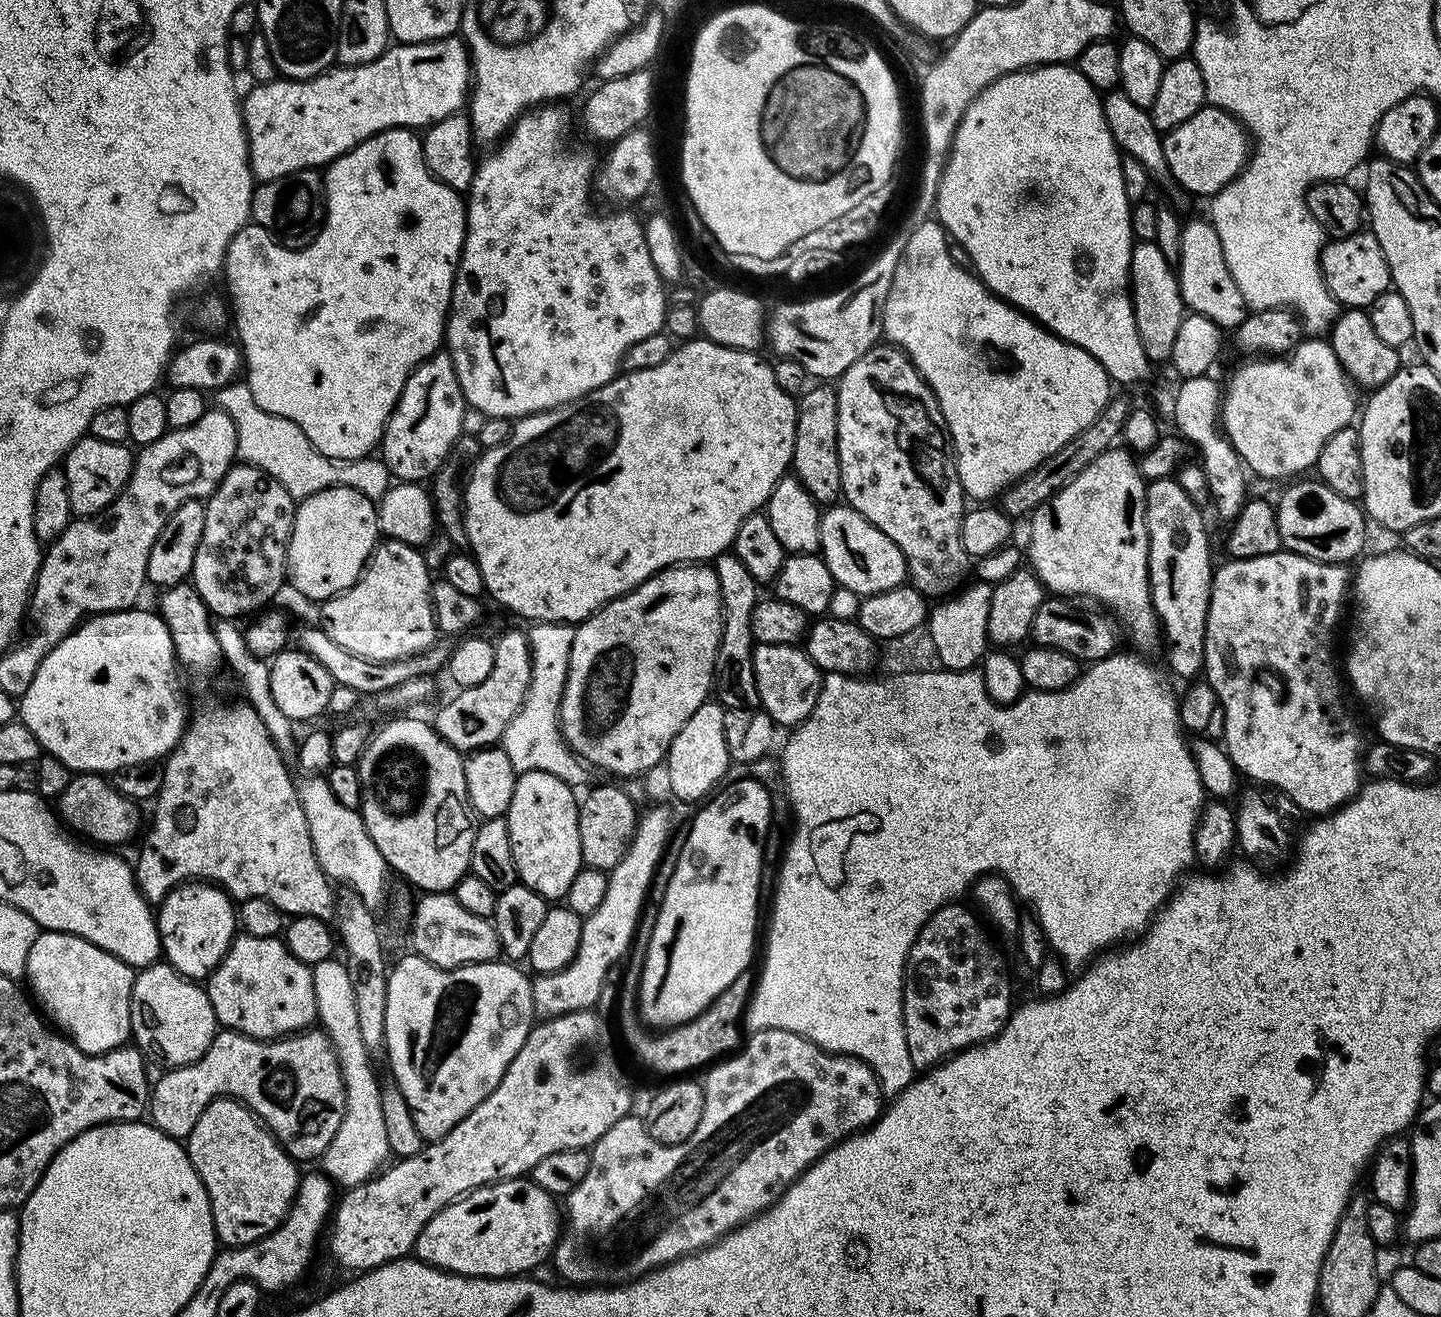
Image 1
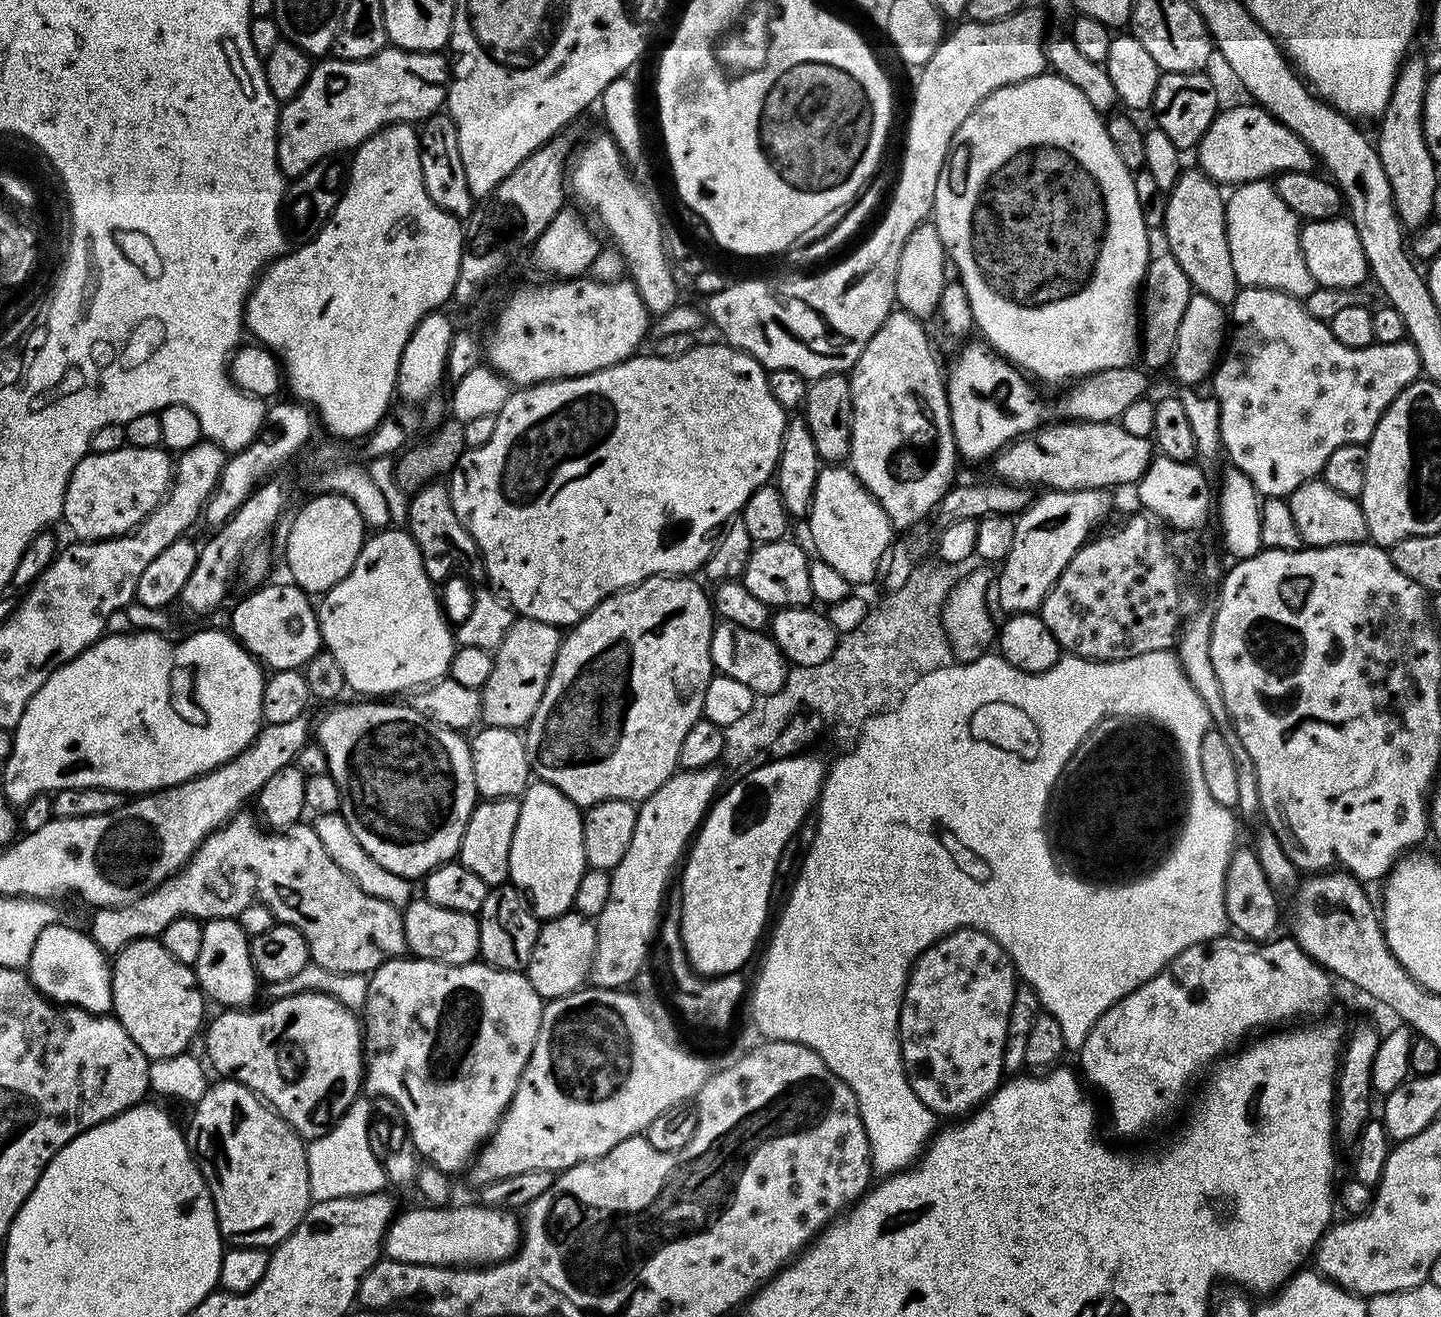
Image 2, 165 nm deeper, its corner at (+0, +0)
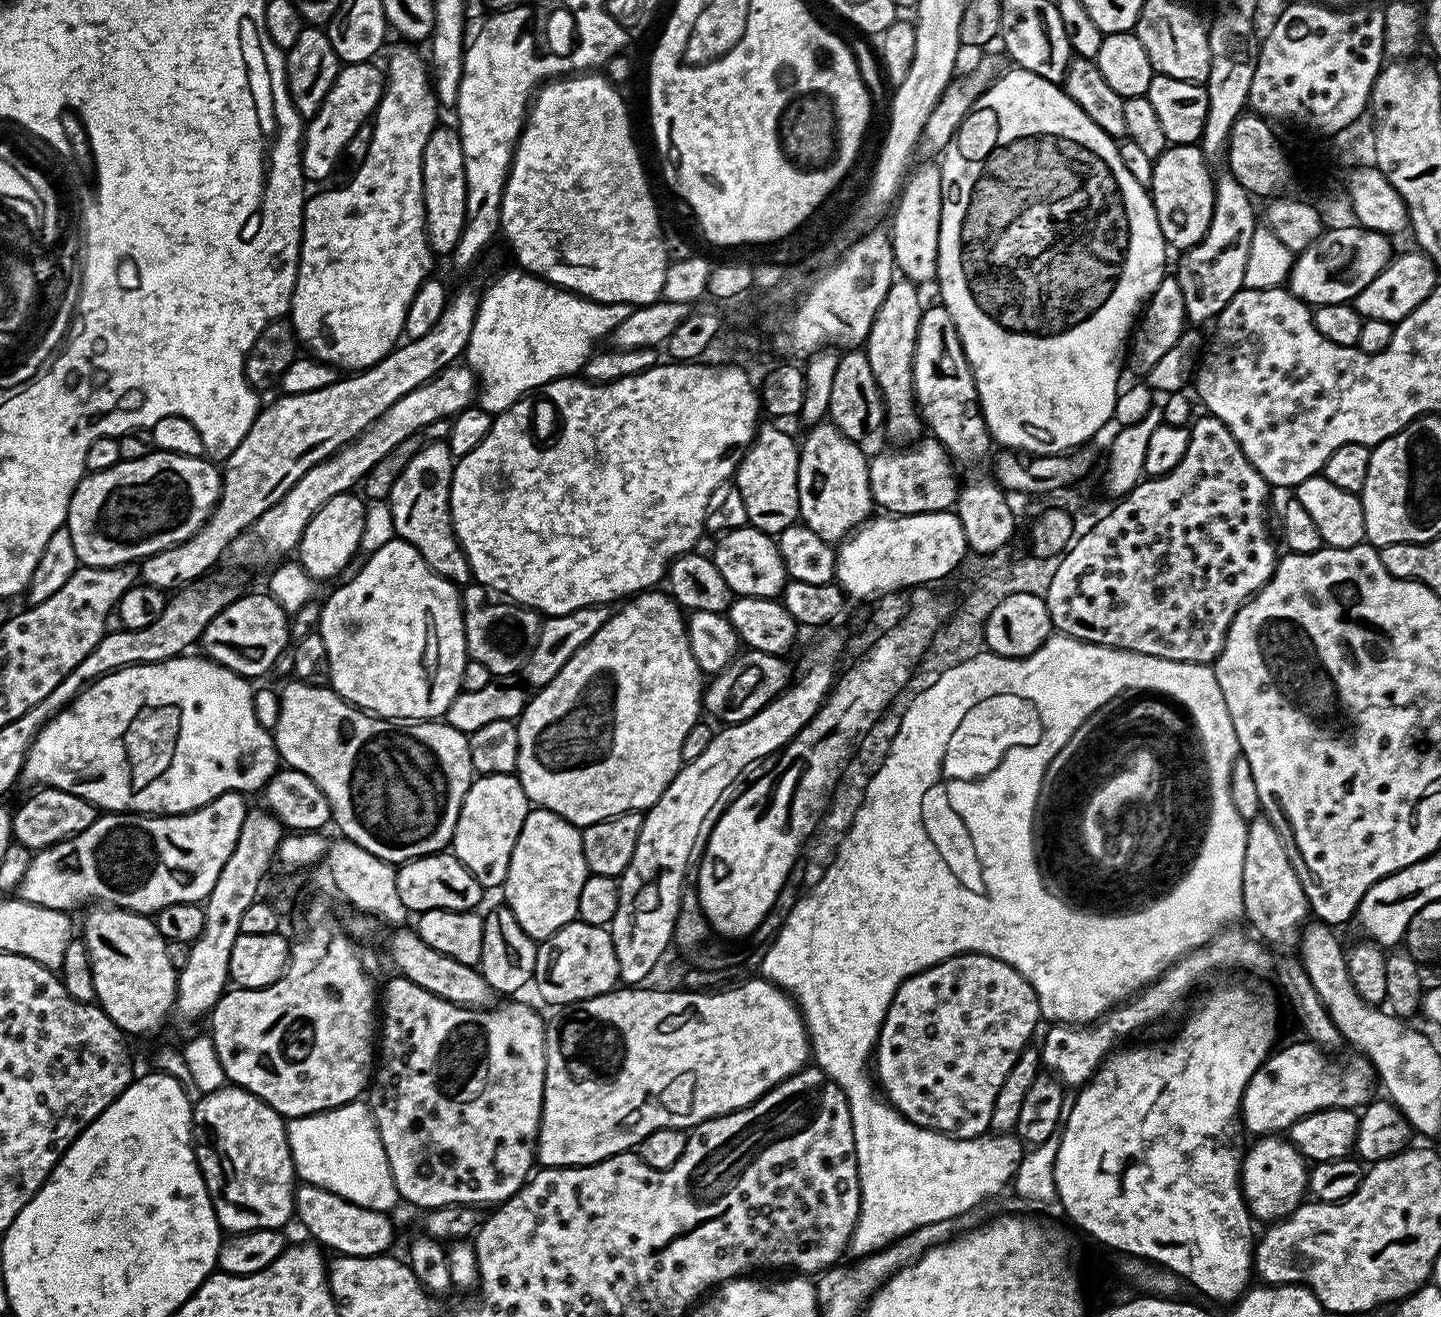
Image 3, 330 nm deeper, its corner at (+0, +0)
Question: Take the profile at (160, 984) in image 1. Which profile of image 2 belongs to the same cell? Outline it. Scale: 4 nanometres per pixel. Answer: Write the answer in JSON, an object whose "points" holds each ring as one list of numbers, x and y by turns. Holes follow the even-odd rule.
{"points":[[159,939,135,940,121,952,115,953,112,971,112,1009,116,1021,134,1038,134,1046,142,1050,149,1061,175,1060,176,1056,187,1053,193,1041,201,1035,206,1024,204,1004,206,997,196,981,195,971,189,965,178,962,169,954]]}

